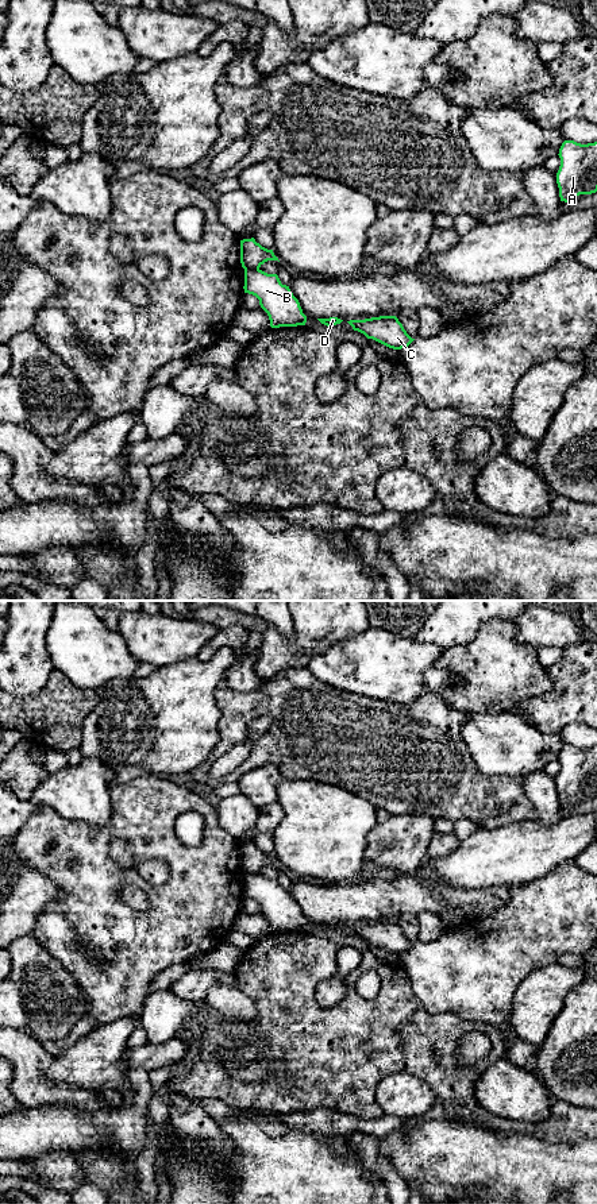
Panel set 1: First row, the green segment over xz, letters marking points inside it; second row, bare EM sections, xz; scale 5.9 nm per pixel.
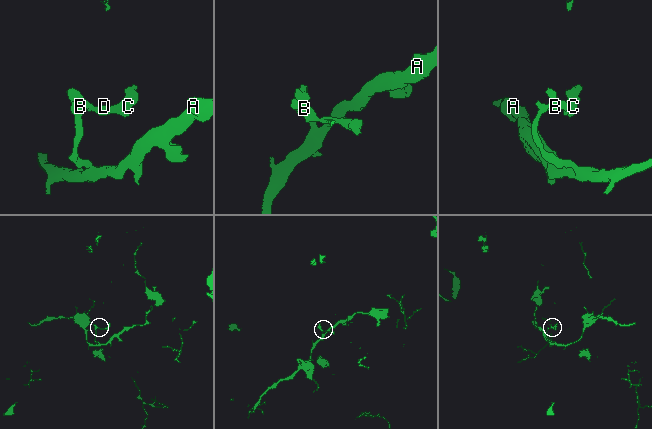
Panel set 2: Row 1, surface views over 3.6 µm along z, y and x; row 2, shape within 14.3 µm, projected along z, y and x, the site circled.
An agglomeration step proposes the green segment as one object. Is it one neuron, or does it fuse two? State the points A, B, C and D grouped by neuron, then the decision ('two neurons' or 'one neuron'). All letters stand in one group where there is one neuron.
groups A / B C D; two neurons

